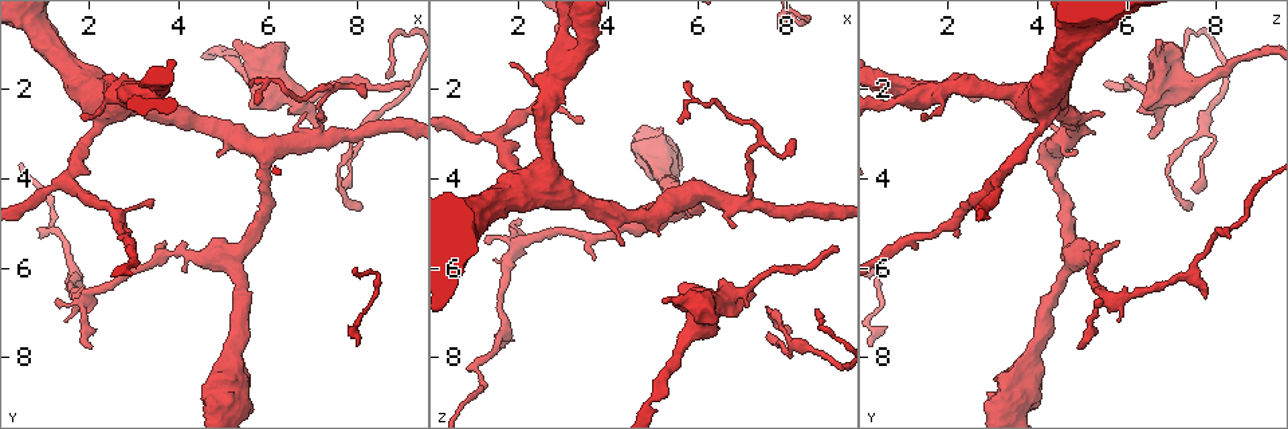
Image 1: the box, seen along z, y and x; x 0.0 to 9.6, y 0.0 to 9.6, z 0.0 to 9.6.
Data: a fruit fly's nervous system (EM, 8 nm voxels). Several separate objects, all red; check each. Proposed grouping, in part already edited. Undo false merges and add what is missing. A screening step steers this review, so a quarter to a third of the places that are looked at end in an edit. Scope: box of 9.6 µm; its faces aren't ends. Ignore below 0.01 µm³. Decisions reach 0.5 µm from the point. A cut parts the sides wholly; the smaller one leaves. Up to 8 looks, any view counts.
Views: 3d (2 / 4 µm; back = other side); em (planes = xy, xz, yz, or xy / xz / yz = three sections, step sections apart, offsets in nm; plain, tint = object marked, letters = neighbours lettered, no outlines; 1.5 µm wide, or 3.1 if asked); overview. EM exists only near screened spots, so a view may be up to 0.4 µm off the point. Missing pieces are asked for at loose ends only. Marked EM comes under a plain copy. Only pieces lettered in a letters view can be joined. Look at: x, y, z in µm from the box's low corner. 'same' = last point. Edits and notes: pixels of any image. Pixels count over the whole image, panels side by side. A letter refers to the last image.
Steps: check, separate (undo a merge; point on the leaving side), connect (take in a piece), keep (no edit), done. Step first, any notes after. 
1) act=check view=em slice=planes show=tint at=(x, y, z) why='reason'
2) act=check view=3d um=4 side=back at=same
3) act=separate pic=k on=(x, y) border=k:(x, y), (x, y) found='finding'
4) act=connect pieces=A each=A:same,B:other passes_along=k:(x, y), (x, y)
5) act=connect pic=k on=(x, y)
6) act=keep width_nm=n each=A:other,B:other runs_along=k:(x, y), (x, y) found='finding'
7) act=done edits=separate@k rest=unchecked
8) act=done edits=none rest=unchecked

act=check view=3d um=4 at=(2.20, 2.95, 4.10) why='calibre changes'

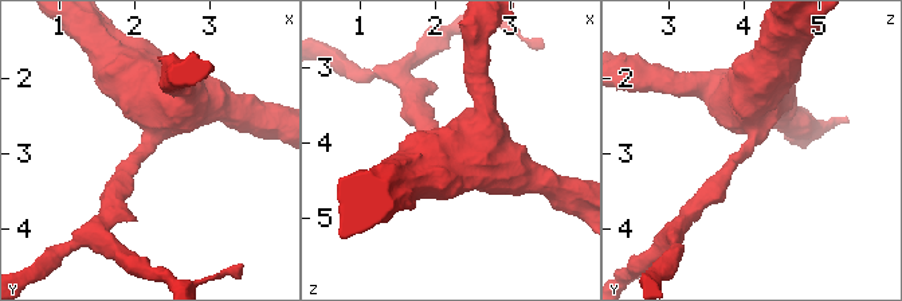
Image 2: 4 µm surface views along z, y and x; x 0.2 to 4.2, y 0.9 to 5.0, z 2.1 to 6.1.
act=check view=em slice=planes show=letters at=(2.15, 2.90, 4.05) arm_widths_nm=240,750 why='need the tissue'

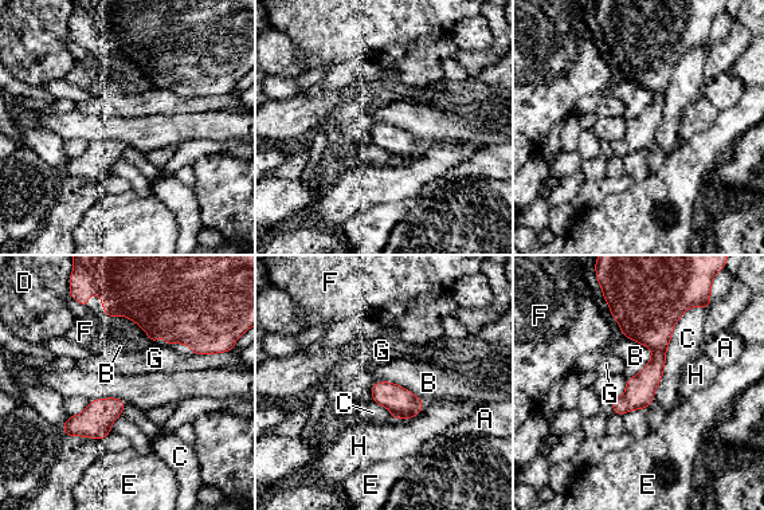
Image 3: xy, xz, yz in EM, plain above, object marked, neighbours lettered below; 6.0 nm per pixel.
act=keep each=A:other,B:other,C:other,D:other,E:other,F:other,G:other,H:other border=3:(625, 336), (651, 350), (627, 379) found='one neuron here'

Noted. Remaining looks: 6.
act=check view=3d um=2 at=(4.10, 5.60, 5.20) why='thin neck'

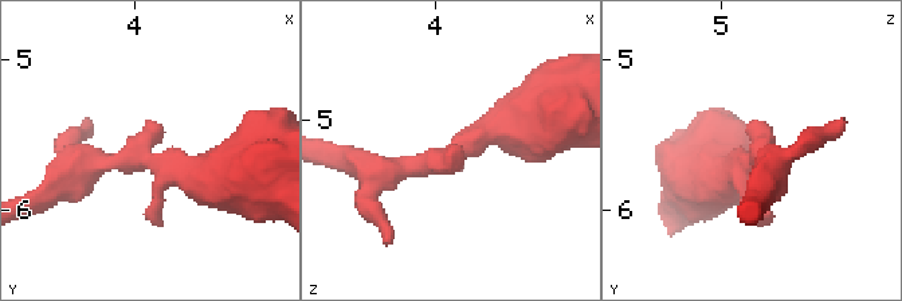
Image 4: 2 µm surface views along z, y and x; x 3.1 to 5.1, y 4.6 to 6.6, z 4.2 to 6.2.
act=check view=em slice=planes show=tint at=(4.06, 5.60, 5.26) arm_widths_nm=170,480

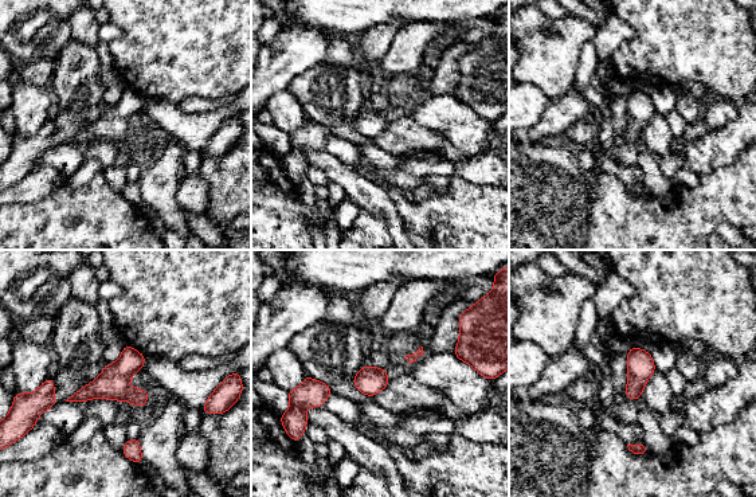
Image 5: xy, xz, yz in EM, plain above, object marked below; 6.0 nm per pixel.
act=check view=em slice=planes show=letters at=same

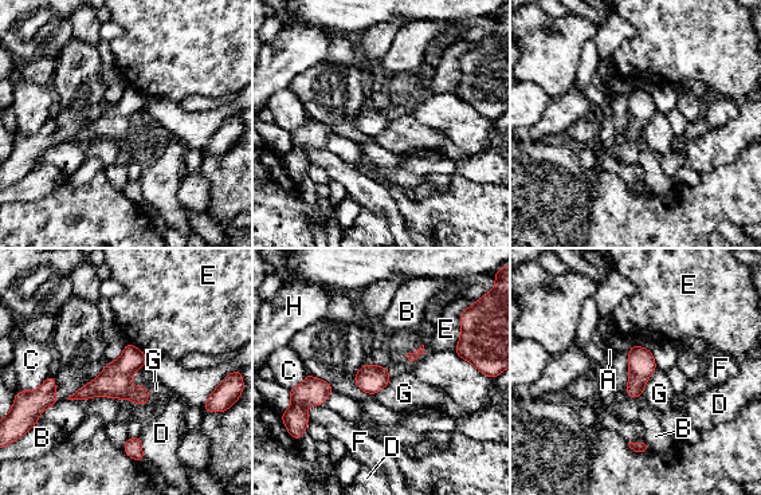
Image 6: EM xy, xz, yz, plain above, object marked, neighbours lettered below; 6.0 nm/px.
act=keep longest_contact=B:190nm each=A:other,B:other,C:other,D:other,E:other,F:other,G:other,H:other border=6:(138, 385), (148, 389), (145, 407) found='all the same neuron'

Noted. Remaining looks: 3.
act=check view=em slice=planes show=letters at=(6.70, 2.25, 6.60) why='three arms meet'

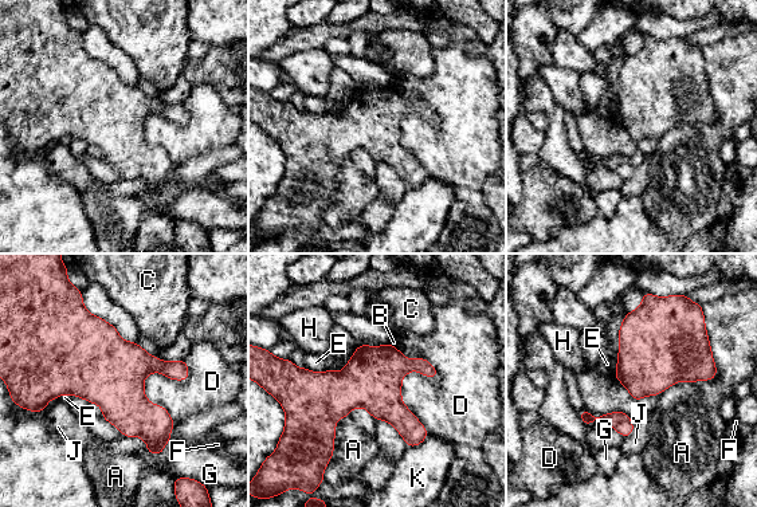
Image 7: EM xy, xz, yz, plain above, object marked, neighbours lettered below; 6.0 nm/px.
act=keep longest_contact=D:550nm each=A:other,B:other,C:other,D:other,E:other,F:other,G:other,H:other,J:other,K:other border=7:(395, 348), (428, 433) found='continuous, no second neuron'

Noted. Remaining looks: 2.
act=done edits=none rest=unchecked

